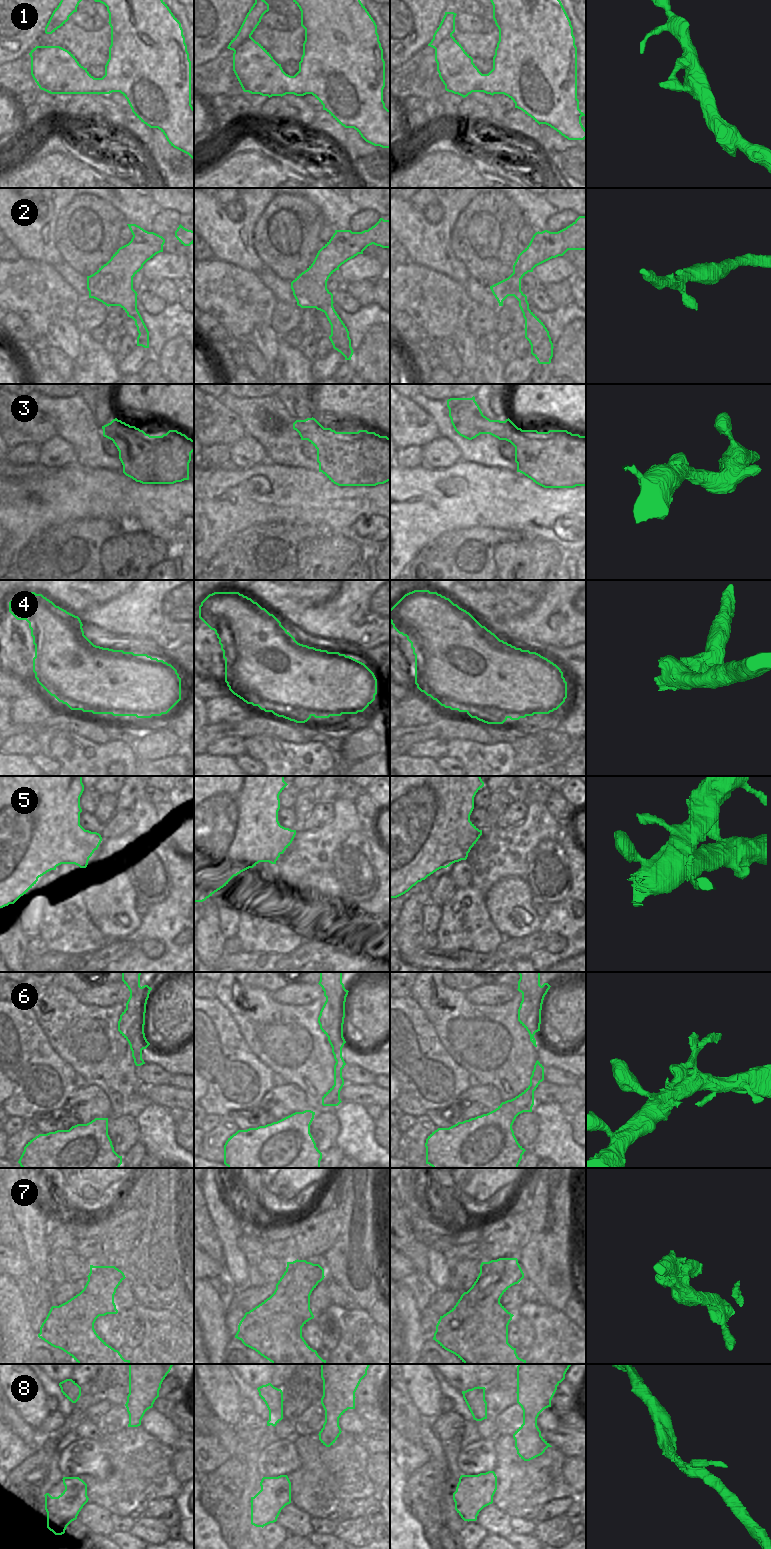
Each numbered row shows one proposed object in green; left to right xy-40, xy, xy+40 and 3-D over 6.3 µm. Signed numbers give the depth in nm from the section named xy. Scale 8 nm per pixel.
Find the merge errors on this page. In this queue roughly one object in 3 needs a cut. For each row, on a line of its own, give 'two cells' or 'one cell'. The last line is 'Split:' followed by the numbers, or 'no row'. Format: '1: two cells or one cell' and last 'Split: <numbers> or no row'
1: one cell
2: one cell
3: one cell
4: two cells
5: two cells
6: one cell
7: one cell
8: one cell
Split: 4, 5

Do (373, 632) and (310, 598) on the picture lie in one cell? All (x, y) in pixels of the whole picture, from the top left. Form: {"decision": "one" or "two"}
{"decision": "two"}

